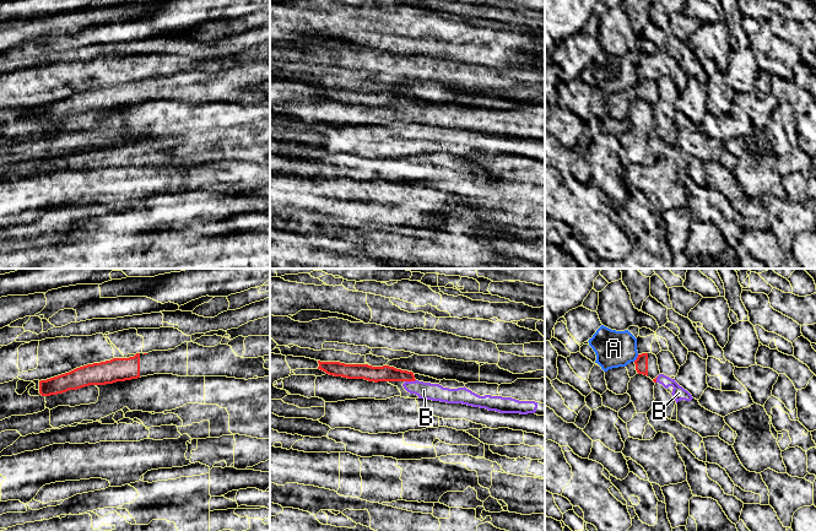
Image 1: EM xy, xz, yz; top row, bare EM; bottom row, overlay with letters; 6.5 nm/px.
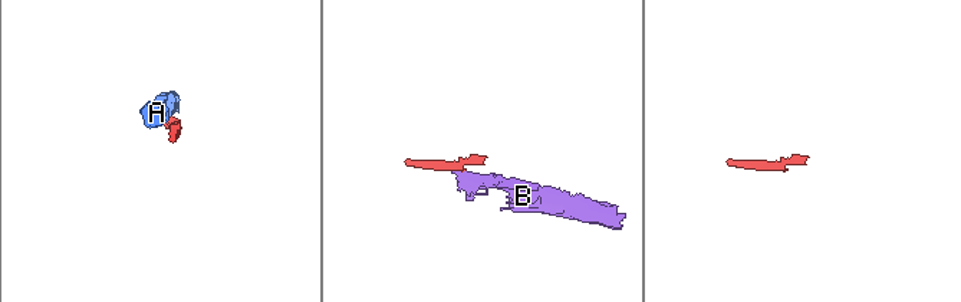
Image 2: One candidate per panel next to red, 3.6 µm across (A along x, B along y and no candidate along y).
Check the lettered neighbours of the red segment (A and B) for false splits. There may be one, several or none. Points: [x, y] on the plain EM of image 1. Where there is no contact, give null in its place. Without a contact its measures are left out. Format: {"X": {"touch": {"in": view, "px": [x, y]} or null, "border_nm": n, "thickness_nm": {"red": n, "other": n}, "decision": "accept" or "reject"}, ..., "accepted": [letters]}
{"A": {"touch": {"in": "yz", "px": [637, 84]}, "border_nm": 60, "thickness_nm": {"red": 80, "other": 240}, "decision": "reject"}, "B": {"touch": {"in": "xz", "px": [410, 106]}, "border_nm": 70, "thickness_nm": {"red": 110, "other": 110}, "decision": "reject"}, "accepted": []}

